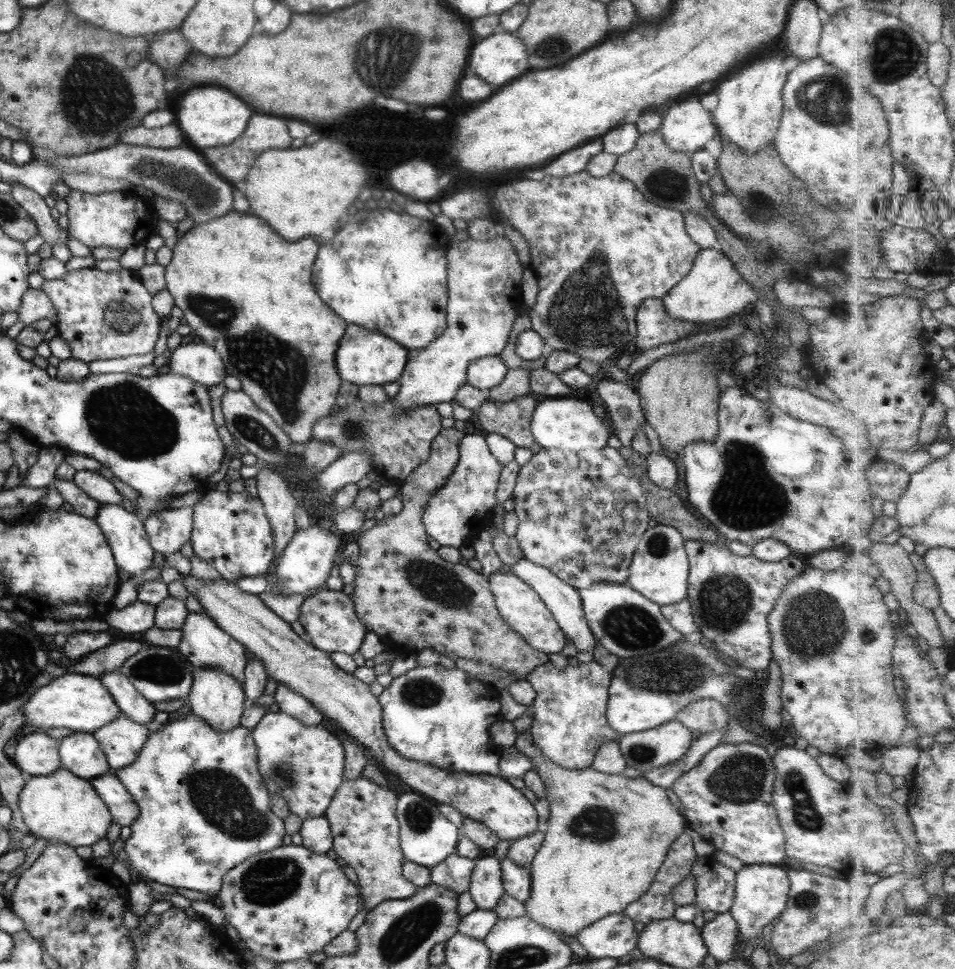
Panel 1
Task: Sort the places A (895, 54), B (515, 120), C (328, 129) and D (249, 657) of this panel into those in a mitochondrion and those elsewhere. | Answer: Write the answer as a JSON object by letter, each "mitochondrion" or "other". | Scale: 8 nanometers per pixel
{"A":"mitochondrion","B":"other","C":"other","D":"other"}

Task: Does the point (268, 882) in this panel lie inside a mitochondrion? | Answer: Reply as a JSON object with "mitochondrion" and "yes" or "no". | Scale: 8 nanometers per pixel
{"mitochondrion":"yes"}

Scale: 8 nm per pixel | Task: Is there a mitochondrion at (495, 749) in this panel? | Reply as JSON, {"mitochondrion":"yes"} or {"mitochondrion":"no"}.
{"mitochondrion":"no"}

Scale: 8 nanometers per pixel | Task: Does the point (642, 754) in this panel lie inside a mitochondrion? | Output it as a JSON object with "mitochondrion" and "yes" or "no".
{"mitochondrion":"yes"}

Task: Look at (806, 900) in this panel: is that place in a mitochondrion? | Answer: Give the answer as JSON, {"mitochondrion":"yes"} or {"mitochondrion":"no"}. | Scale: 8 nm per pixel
{"mitochondrion":"yes"}

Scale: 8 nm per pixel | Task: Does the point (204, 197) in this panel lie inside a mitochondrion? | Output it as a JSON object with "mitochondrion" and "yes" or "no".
{"mitochondrion":"yes"}

